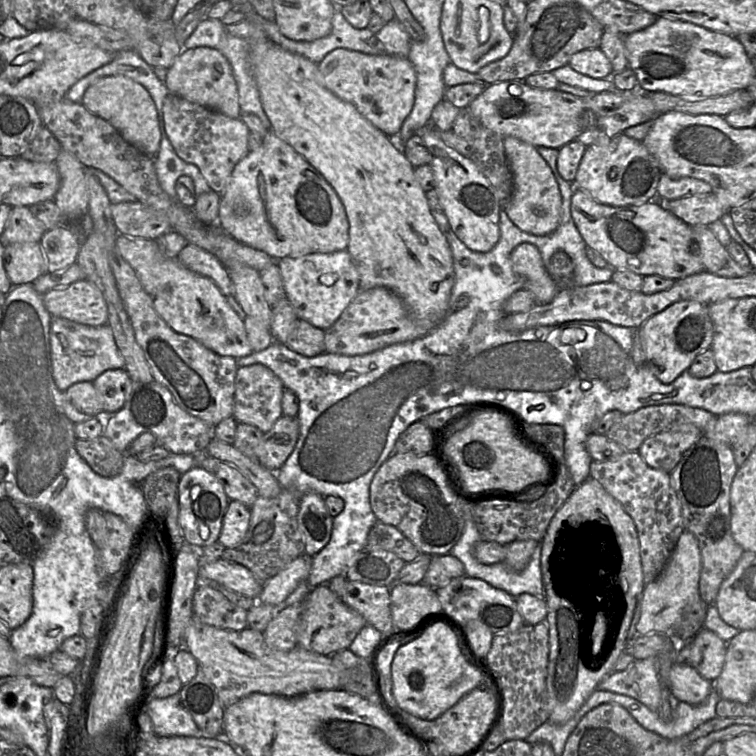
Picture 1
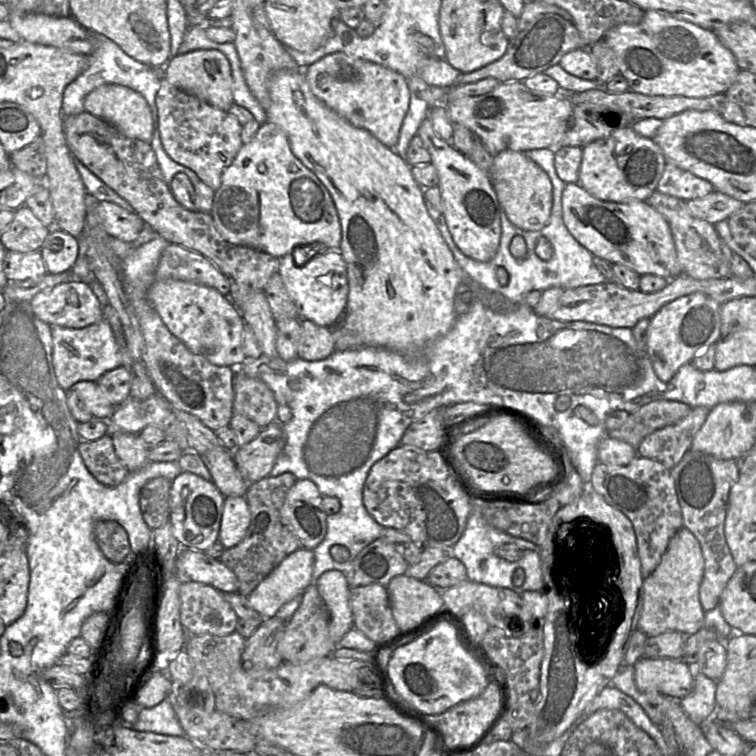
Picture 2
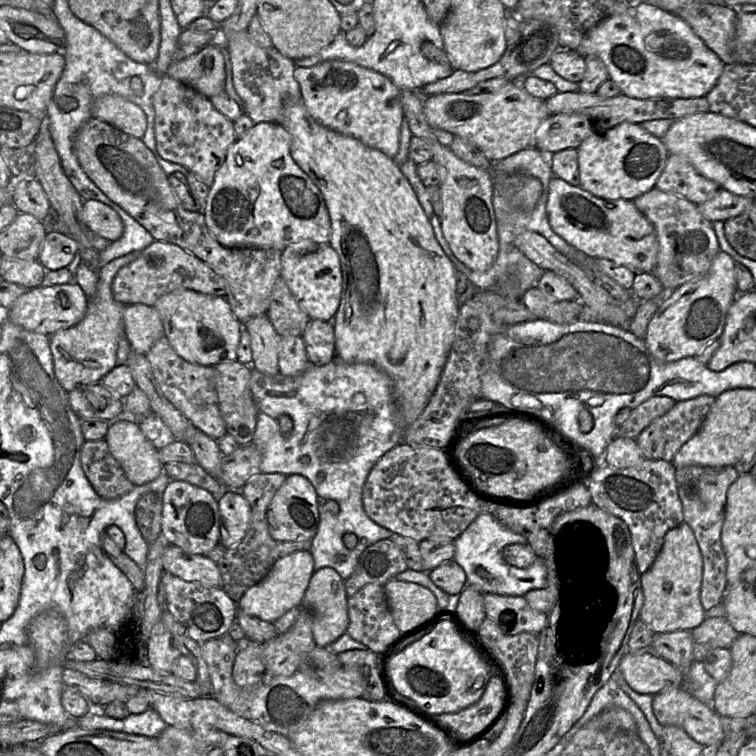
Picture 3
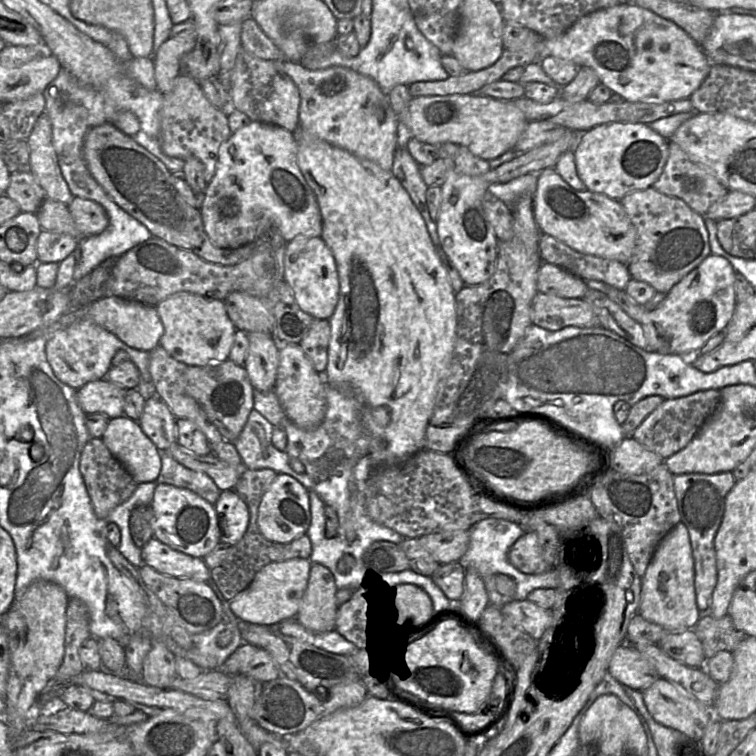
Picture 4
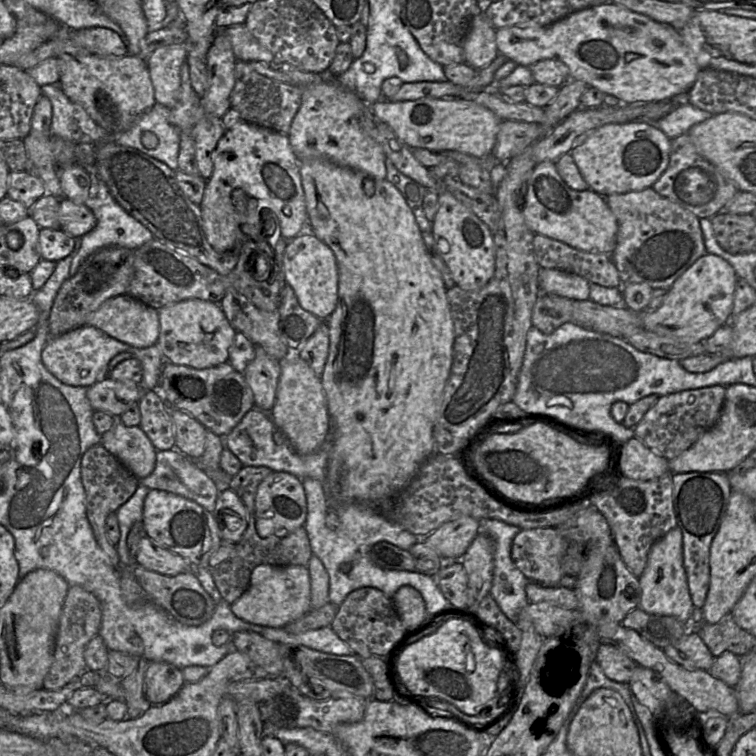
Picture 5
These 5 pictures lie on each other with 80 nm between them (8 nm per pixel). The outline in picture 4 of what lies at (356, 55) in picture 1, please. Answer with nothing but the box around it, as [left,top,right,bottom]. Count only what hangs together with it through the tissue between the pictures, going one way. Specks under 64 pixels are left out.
[274,60,399,170]

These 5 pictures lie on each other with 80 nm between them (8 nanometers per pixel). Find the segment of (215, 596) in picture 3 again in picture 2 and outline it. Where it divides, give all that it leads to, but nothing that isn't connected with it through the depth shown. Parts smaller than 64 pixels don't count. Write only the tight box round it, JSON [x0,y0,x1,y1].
[180,581,238,635]

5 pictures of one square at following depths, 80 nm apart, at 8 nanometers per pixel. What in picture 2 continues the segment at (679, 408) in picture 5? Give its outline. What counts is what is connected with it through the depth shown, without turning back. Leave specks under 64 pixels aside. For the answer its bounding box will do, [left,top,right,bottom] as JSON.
[637,406,709,470]

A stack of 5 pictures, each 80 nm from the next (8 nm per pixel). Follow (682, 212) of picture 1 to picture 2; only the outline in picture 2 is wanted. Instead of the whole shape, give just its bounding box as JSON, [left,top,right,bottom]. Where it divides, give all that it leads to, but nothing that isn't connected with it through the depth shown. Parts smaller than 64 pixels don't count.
[686,190,744,224]

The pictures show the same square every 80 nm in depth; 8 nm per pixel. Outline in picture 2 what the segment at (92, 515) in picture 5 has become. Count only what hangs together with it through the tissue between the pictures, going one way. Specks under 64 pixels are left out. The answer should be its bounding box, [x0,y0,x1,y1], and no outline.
[78,435,129,486]

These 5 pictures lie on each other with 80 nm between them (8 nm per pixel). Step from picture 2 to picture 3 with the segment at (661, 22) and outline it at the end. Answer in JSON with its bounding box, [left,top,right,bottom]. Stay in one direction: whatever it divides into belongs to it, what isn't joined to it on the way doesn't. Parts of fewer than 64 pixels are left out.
[576,2,725,99]

